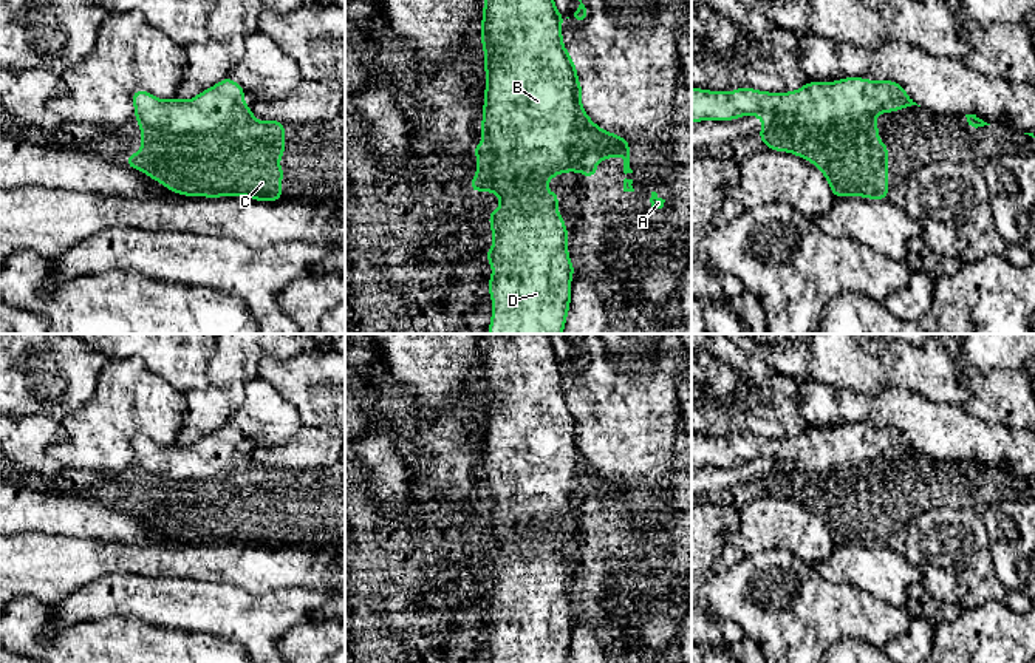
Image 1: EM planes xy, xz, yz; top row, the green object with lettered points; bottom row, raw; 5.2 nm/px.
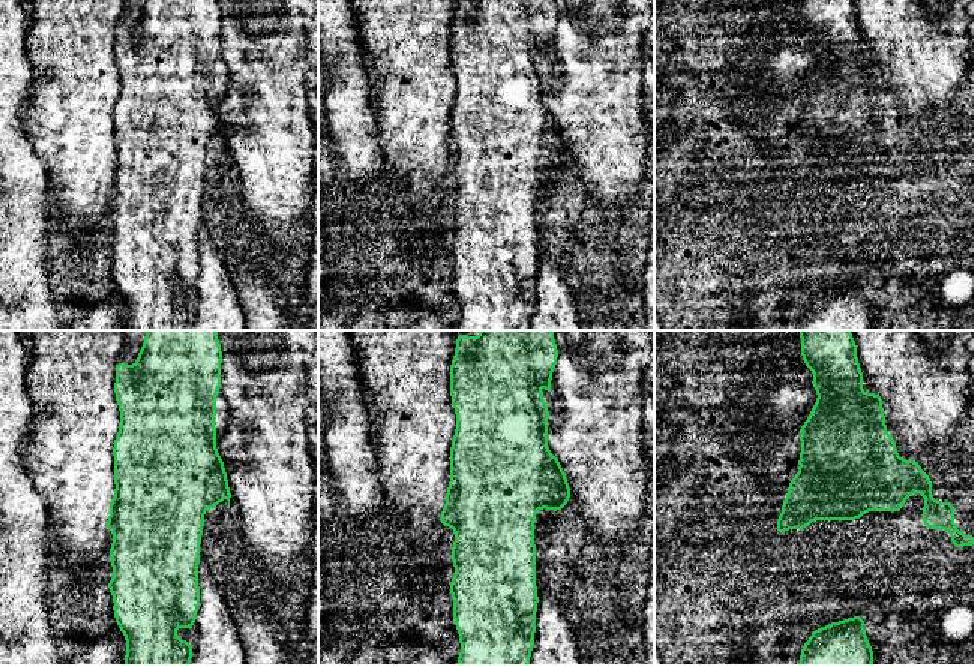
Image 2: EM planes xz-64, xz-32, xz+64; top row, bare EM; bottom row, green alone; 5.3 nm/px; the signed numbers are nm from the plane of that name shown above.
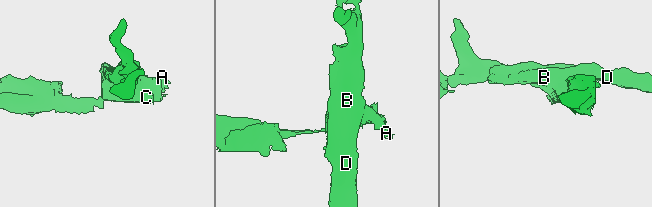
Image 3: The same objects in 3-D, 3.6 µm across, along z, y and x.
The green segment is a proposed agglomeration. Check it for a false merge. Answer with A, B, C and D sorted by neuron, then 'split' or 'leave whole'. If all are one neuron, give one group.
A C / B D; split

